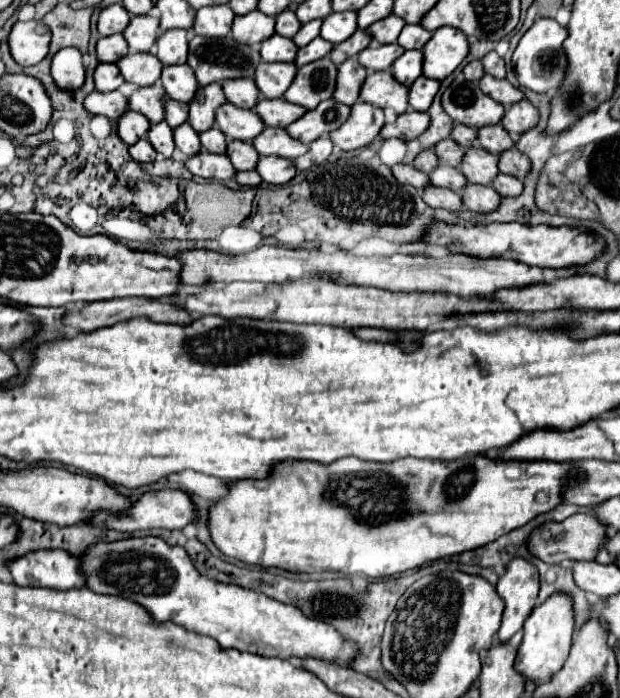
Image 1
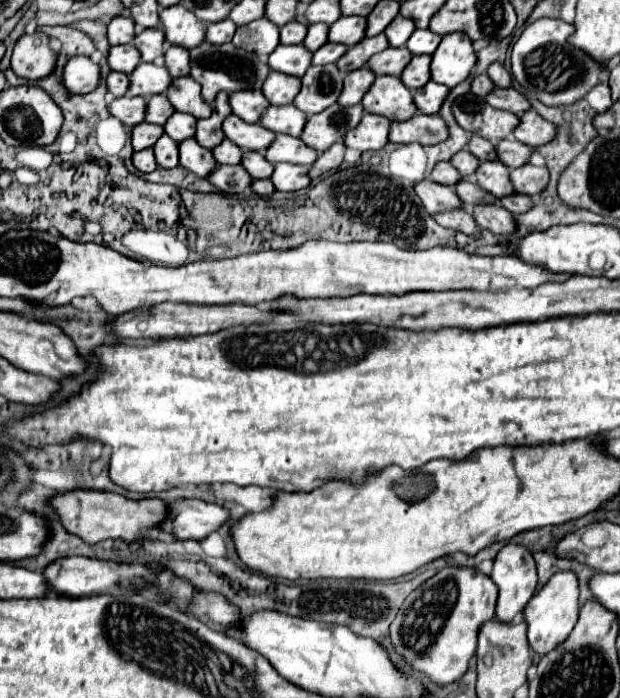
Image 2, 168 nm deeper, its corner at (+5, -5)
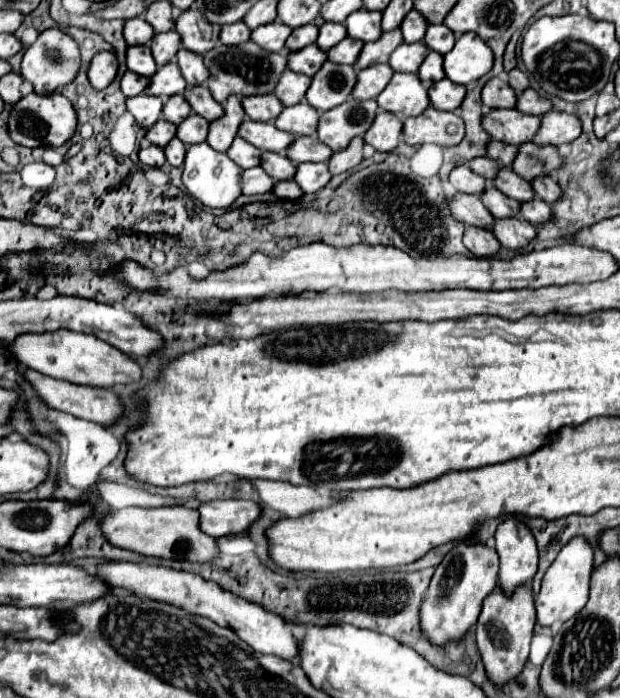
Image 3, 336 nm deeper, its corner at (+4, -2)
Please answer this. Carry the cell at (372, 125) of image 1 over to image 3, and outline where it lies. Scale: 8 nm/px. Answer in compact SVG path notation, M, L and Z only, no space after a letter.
M378 112L374 124L364 134L364 142L380 152L390 152L400 142L400 134L402 134L402 122L390 112Z

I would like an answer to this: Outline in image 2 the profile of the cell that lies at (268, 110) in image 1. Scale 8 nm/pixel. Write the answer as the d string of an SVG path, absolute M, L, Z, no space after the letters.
M283 105L283 107L269 107L265 115L261 117L261 125L267 127L273 133L285 133L299 137L303 127L307 123L307 115L297 109L295 105Z

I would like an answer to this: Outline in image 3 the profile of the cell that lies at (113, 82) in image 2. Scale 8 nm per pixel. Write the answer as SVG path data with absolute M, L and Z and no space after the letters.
M126 72L120 80L120 88L122 88L122 94L124 96L138 96L144 88L146 88L146 78L134 74L134 72Z

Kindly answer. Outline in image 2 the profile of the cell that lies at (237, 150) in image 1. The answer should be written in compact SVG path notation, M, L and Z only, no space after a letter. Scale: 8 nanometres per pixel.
M257 151L243 153L243 167L249 171L253 179L269 179L273 175L273 165L265 159L263 153Z

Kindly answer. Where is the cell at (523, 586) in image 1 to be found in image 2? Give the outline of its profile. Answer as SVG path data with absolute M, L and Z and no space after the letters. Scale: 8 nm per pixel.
M505 545L493 563L491 579L499 587L497 619L511 623L525 609L537 587L535 559L523 545Z

